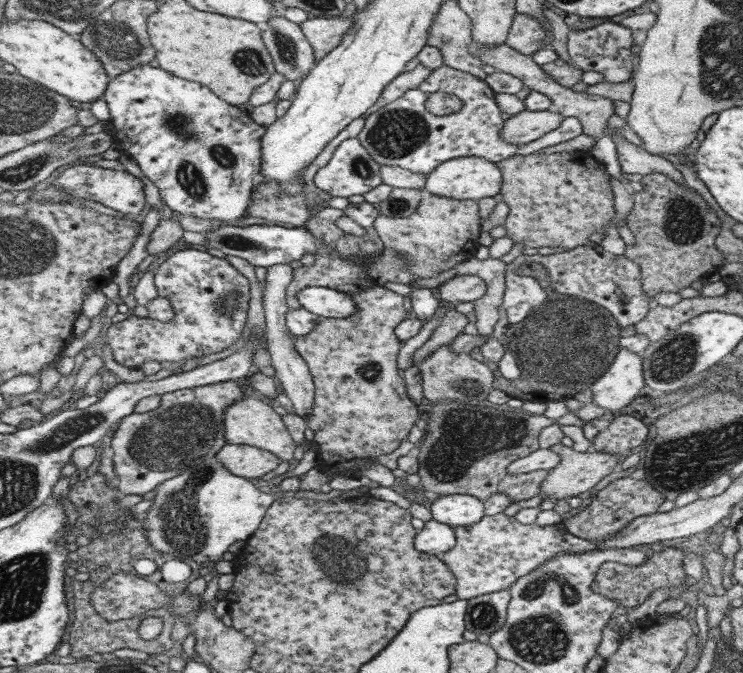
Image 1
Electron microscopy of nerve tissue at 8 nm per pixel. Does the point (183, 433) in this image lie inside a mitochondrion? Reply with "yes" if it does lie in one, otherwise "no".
yes

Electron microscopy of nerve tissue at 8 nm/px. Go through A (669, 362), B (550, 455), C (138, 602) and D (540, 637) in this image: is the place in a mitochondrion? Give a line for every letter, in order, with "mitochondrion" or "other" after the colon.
A: mitochondrion
B: other
C: other
D: mitochondrion

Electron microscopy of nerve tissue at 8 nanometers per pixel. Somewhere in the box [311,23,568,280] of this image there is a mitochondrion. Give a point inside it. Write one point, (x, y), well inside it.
(396, 134)

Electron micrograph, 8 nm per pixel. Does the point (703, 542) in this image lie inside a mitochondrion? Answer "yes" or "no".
no

